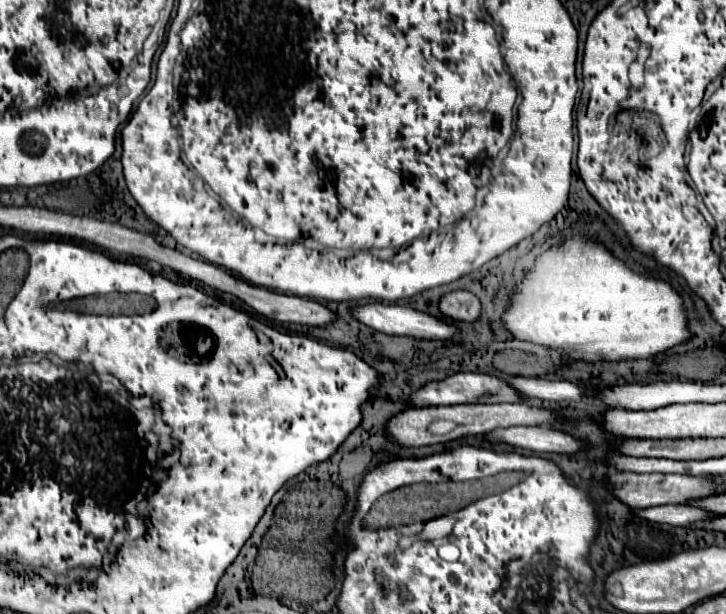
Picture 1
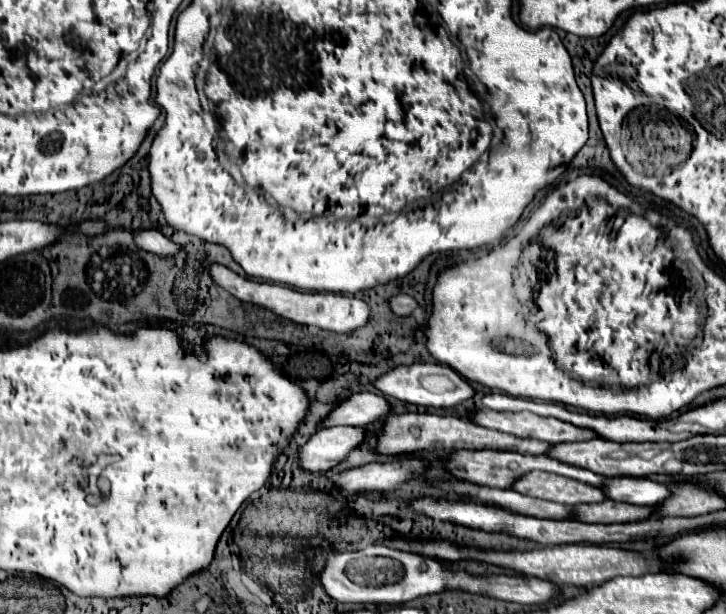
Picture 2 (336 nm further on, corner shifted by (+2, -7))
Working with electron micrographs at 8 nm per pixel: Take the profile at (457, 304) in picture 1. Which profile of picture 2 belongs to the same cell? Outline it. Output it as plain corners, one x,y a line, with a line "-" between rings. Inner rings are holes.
396,295
396,297
390,299
390,307
392,307
392,311
394,311
396,315
400,315
400,317
410,317
412,311
418,307
418,303
416,303
416,299
410,297
410,295

